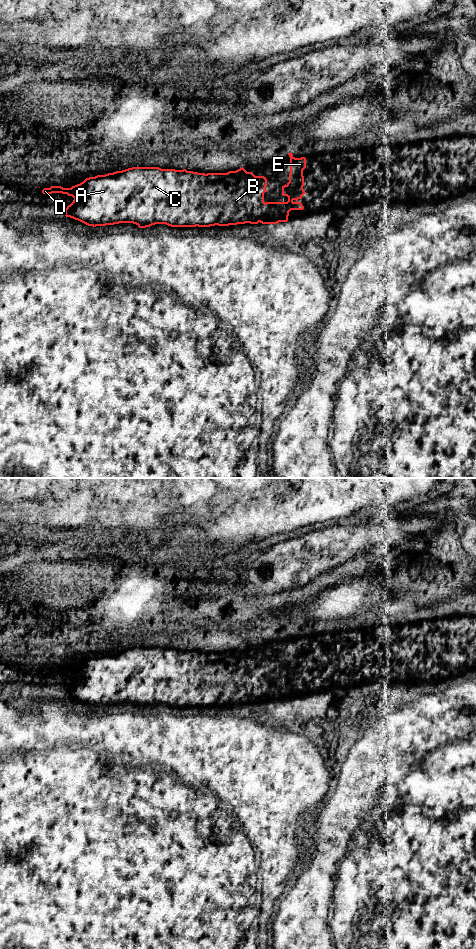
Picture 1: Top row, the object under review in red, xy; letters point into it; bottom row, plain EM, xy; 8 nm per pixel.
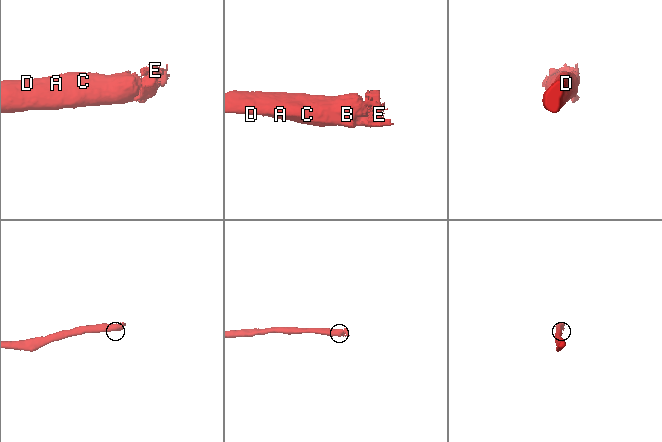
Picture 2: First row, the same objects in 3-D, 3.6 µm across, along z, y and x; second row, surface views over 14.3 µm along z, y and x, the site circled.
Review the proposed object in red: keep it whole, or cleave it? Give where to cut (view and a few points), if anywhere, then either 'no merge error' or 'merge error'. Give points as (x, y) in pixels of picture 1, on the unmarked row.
cut none; no merge error

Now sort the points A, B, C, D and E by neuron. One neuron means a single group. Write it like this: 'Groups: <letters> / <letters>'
Groups: A B C D E

